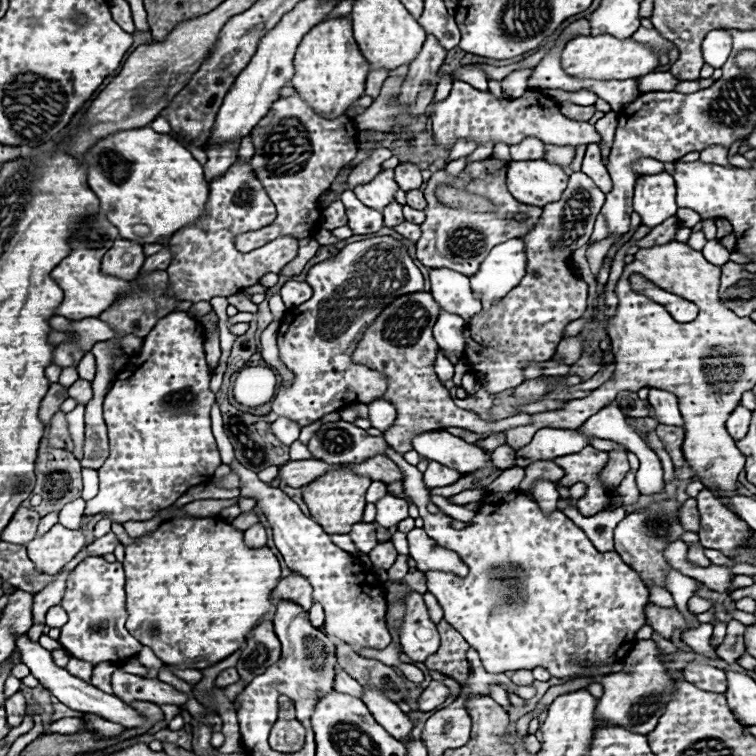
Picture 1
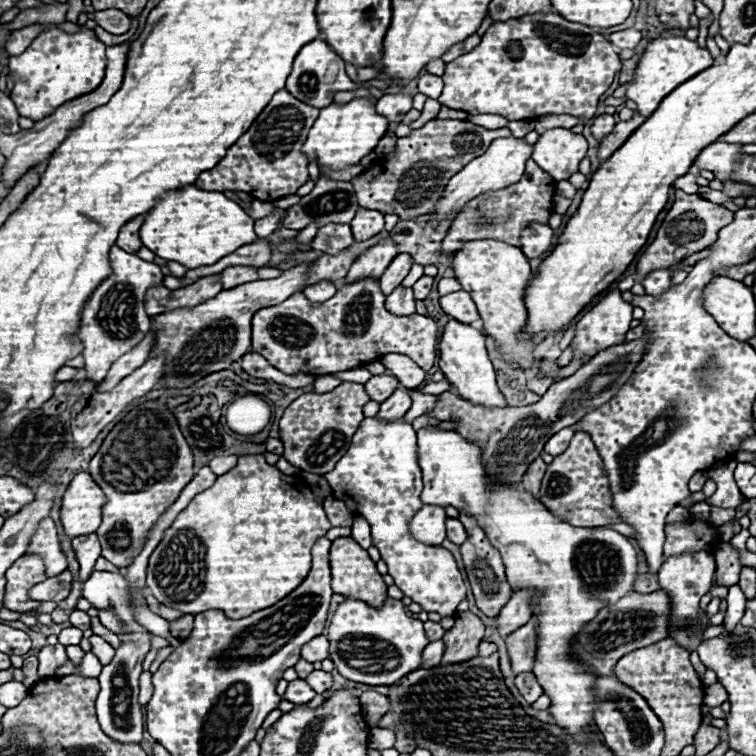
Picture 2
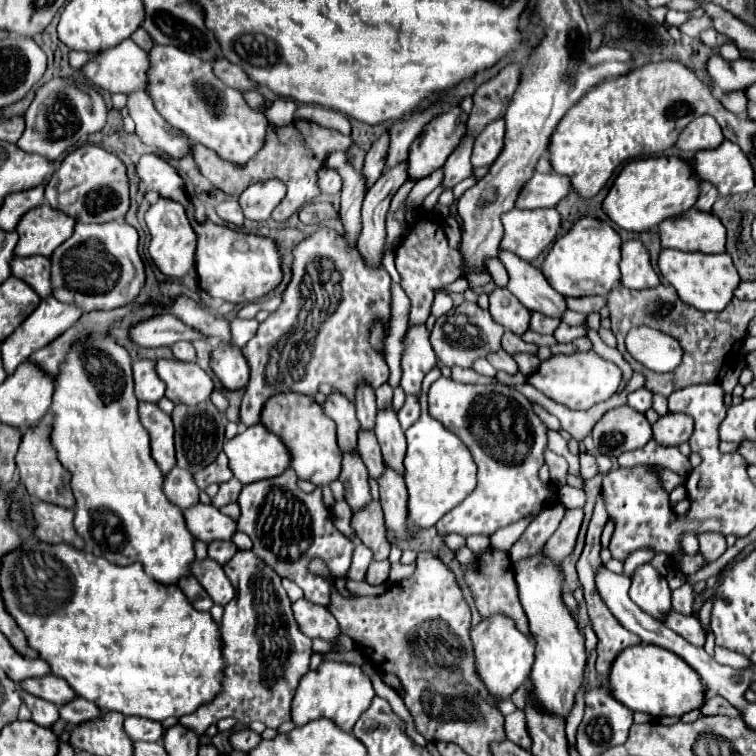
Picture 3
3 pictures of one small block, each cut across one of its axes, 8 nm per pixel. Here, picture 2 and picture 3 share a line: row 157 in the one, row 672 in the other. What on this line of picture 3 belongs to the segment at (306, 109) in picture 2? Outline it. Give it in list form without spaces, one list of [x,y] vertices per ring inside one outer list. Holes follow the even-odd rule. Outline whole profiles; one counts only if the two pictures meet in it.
[[[236,552],[232,562],[224,564],[236,596],[224,608],[222,644],[224,644],[224,690],[210,704],[182,716],[179,724],[198,736],[221,719],[236,718],[248,726],[258,720],[270,728],[278,728],[290,720],[290,706],[300,678],[310,668],[312,640],[300,632],[290,608],[290,598],[280,584],[280,576],[260,562],[254,552]]]

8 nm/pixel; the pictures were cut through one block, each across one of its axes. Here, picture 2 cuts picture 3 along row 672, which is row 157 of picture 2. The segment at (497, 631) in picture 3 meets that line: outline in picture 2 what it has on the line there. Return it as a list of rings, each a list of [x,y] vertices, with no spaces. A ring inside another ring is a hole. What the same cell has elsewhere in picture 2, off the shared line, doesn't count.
[[[498,138],[492,142],[492,146],[486,150],[486,154],[474,158],[470,164],[466,164],[458,174],[454,174],[444,188],[440,202],[436,202],[436,210],[430,216],[436,216],[438,222],[460,214],[460,210],[476,198],[476,194],[484,194],[488,190],[502,190],[510,184],[516,184],[524,174],[524,162],[532,156],[532,146],[526,144],[522,138]]]

